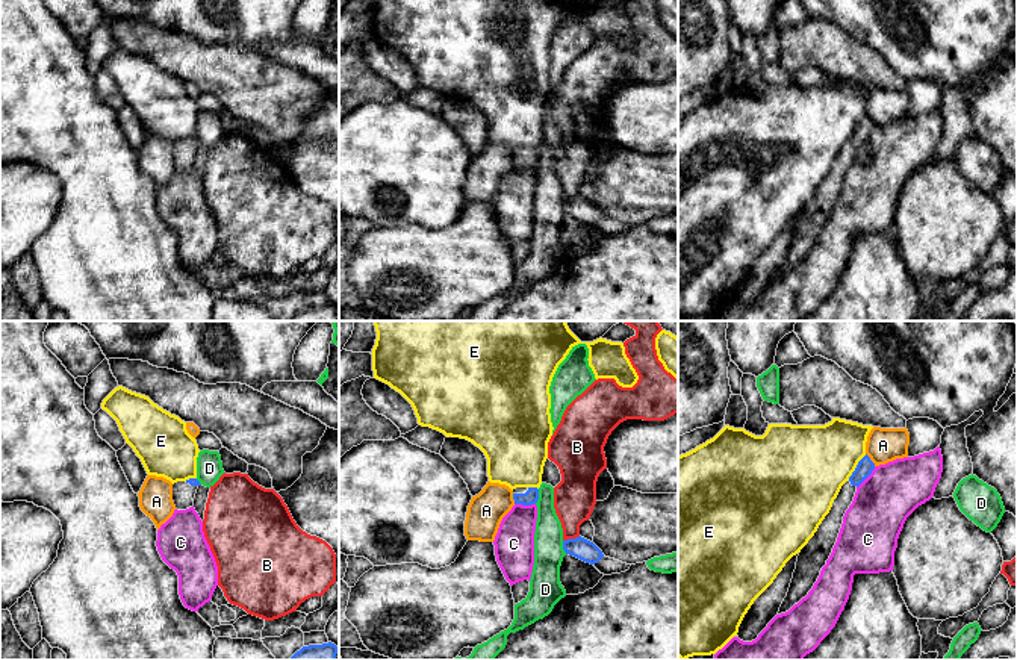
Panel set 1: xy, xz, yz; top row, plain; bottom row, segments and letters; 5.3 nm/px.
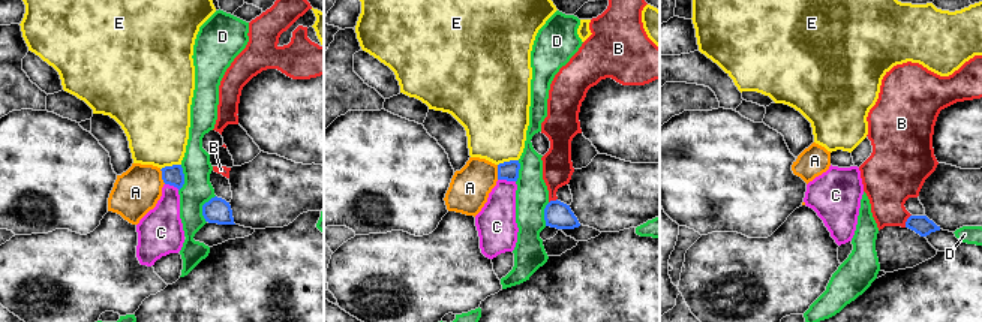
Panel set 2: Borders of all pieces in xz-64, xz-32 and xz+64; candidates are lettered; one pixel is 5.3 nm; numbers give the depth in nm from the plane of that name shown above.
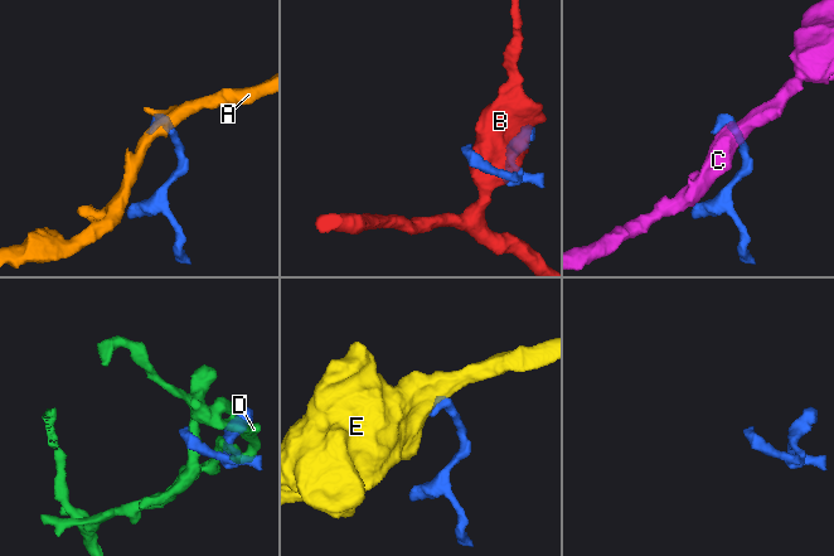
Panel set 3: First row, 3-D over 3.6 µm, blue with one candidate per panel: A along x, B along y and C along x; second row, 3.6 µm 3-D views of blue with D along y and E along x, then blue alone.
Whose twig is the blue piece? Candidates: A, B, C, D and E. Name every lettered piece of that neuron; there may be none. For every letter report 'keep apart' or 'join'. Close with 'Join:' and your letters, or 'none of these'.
A: keep apart
B: keep apart
C: keep apart
D: keep apart
E: keep apart
Join: none of these

